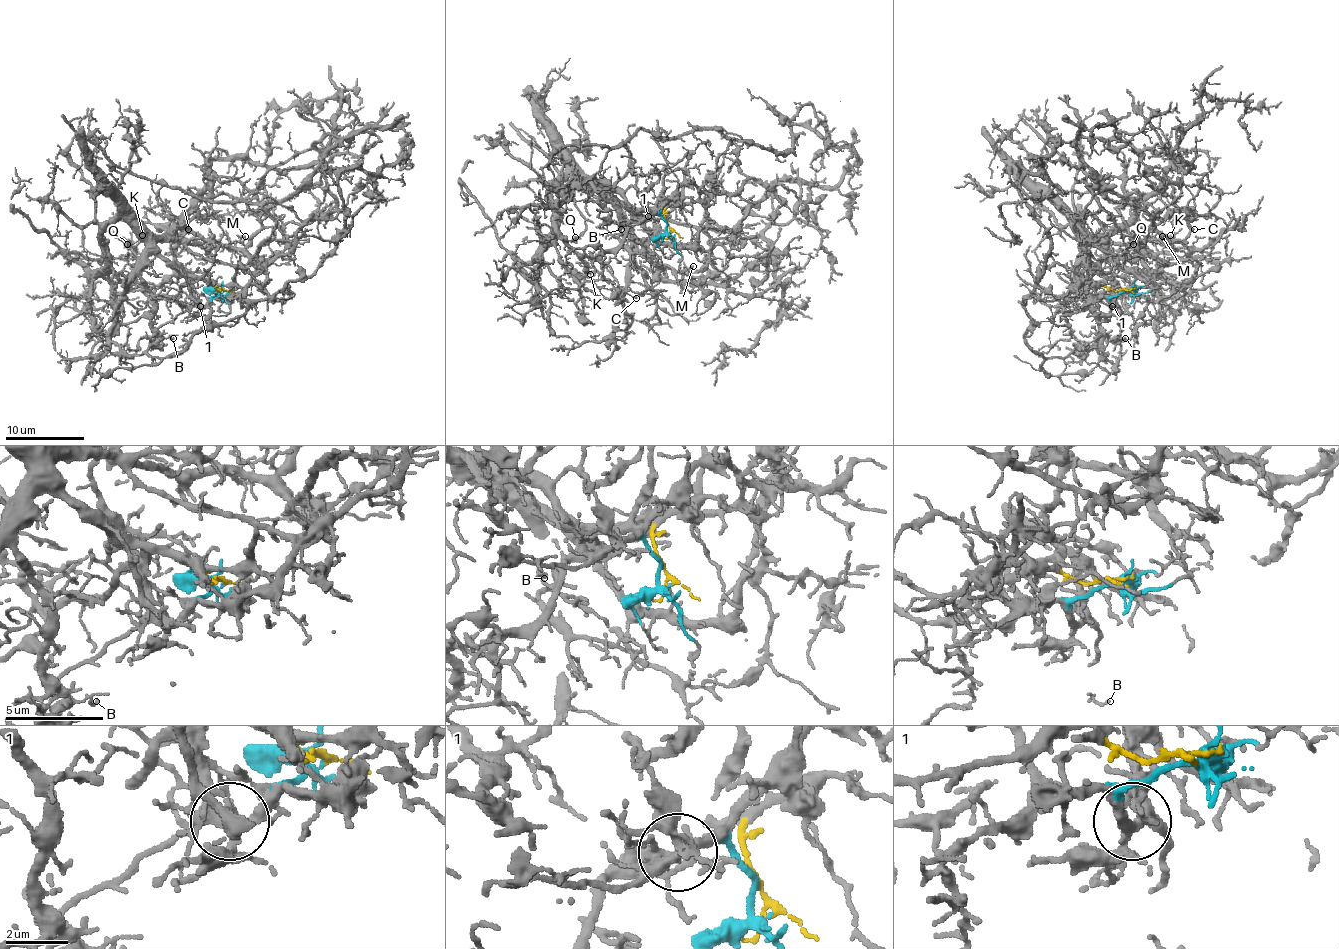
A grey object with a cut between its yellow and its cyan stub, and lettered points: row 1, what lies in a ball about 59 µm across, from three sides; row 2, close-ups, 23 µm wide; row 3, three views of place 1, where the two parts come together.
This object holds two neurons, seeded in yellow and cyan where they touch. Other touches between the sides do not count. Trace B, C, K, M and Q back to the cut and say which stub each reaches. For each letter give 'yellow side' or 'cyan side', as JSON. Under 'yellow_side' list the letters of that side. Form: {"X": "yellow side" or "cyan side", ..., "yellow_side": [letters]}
{"B": "cyan side", "C": "yellow side", "K": "yellow side", "M": "yellow side", "Q": "yellow side", "yellow_side": ["C", "K", "M", "Q"]}

